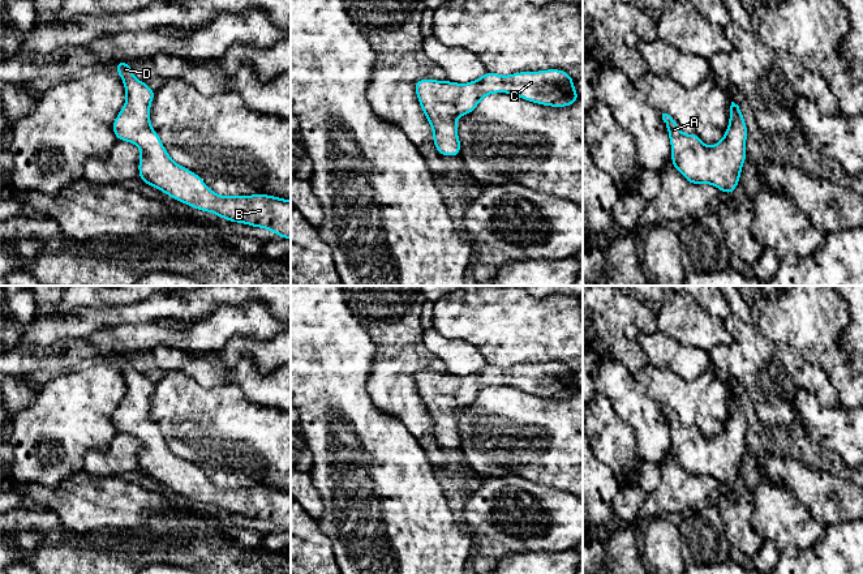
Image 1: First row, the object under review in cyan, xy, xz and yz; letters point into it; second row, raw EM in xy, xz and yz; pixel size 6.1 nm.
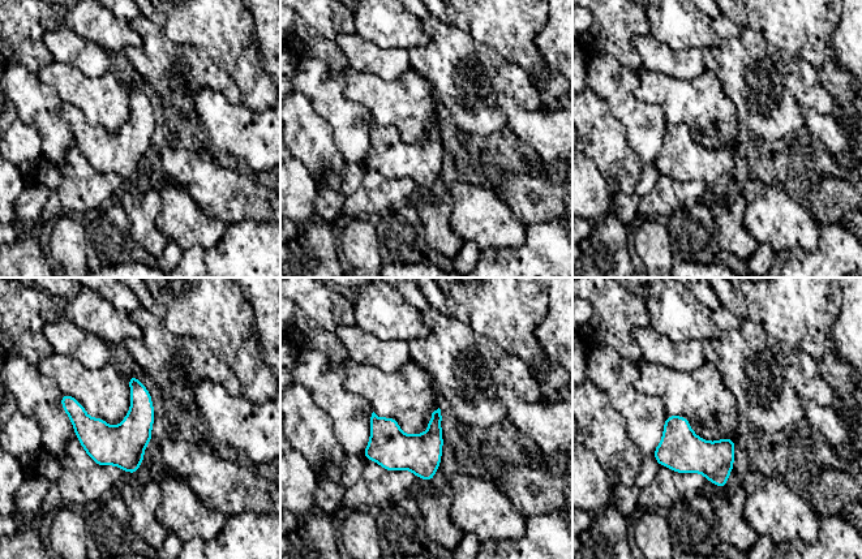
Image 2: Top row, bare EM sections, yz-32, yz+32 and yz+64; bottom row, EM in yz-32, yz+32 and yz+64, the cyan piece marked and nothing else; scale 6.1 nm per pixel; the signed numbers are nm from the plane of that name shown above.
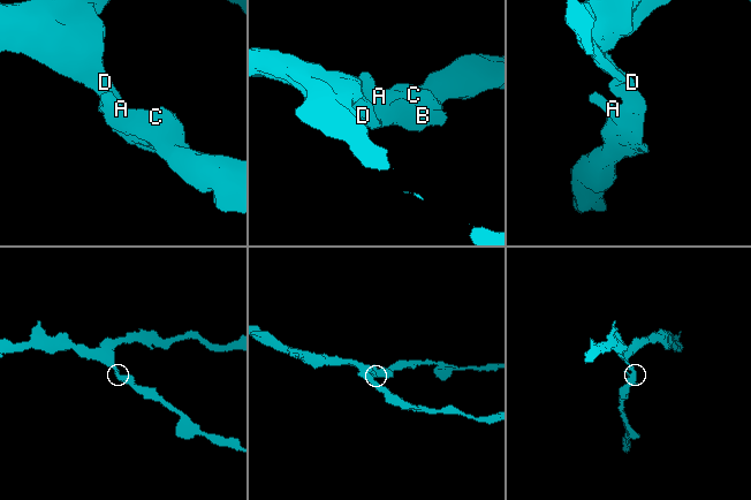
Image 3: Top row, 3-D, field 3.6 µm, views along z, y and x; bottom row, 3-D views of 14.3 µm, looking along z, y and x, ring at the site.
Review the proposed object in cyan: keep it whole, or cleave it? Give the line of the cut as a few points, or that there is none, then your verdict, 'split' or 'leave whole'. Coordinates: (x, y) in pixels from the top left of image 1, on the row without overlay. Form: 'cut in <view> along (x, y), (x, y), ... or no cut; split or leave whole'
no cut; leave whole

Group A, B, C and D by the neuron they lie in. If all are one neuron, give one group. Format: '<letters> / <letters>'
A B C D

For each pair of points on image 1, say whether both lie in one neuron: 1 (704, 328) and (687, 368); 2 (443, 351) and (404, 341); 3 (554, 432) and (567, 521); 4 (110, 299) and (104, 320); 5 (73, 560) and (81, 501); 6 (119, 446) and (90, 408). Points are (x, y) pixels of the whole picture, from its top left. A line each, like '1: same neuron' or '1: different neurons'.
1: different neurons
2: different neurons
3: different neurons
4: different neurons
5: different neurons
6: different neurons

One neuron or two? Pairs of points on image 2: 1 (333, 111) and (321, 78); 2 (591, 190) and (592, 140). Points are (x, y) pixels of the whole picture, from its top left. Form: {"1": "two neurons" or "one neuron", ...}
{"1": "one neuron", "2": "two neurons"}

